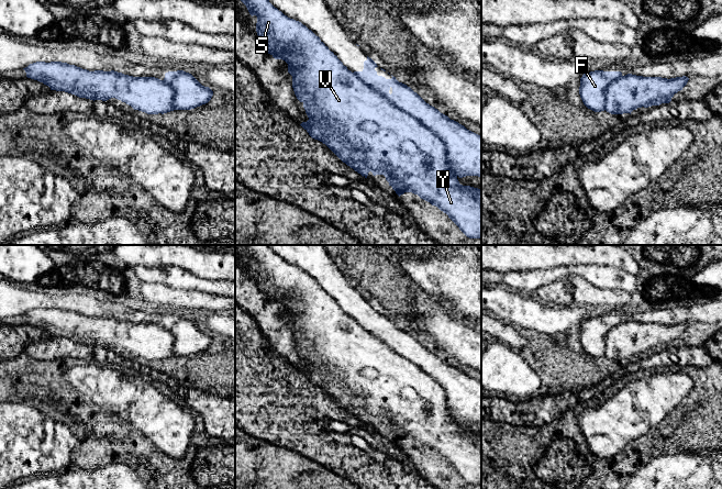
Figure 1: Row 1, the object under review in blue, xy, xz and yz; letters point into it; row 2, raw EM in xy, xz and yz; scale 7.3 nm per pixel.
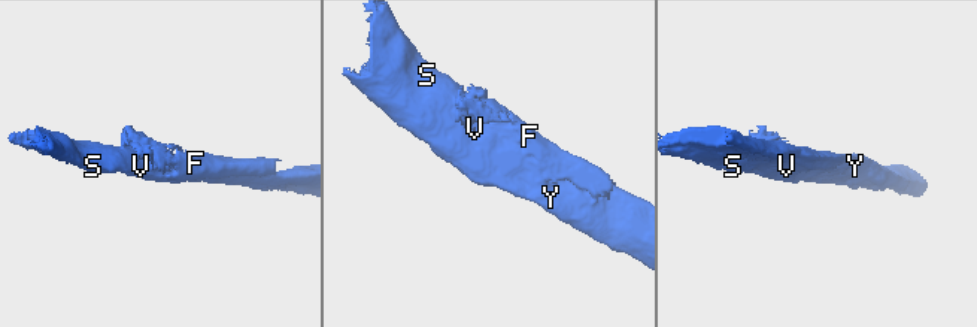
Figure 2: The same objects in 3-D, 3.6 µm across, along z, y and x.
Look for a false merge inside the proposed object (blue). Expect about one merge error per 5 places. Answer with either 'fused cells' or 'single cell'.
fused cells

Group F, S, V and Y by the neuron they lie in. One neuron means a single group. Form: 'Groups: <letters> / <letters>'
Groups: F / S V Y

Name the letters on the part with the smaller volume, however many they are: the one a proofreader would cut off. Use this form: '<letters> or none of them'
F

